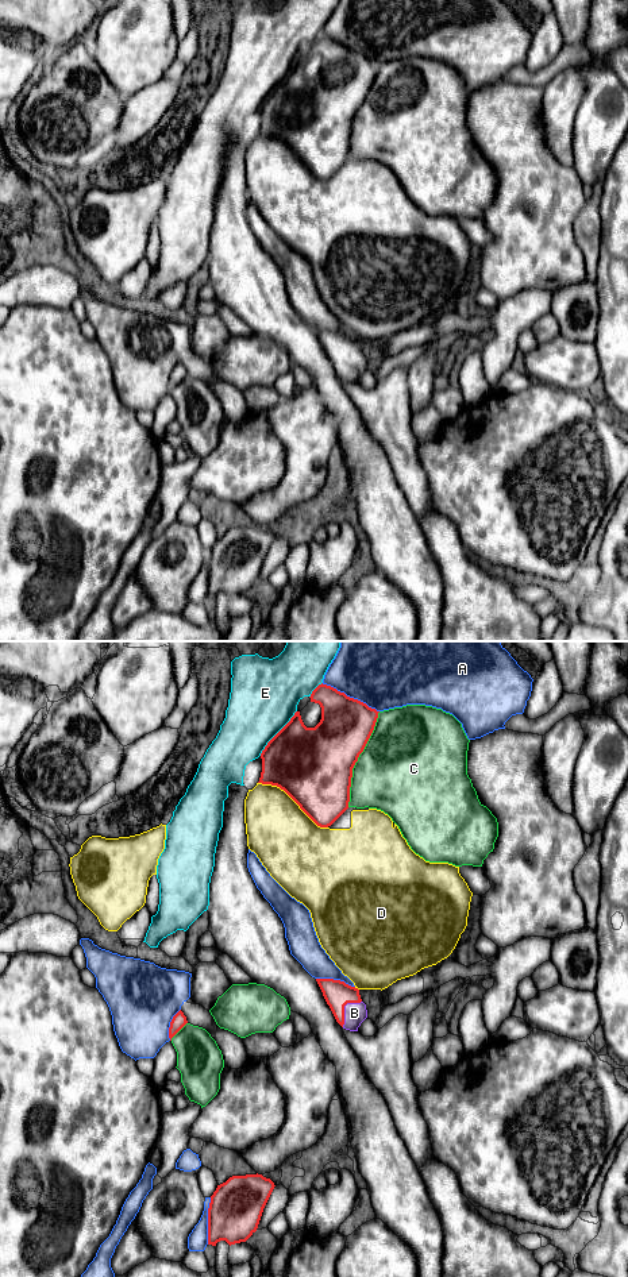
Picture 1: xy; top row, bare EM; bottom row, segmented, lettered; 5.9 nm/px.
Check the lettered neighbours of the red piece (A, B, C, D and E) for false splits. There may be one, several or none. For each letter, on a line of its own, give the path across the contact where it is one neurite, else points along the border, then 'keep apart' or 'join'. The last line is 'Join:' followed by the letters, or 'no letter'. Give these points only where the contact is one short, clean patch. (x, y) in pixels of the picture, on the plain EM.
A: keep apart
B: runs through xy (338, 346), (343, 351), (343, 361), (354, 365); join
C: keep apart
D: keep apart
E: keep apart
Join: B

